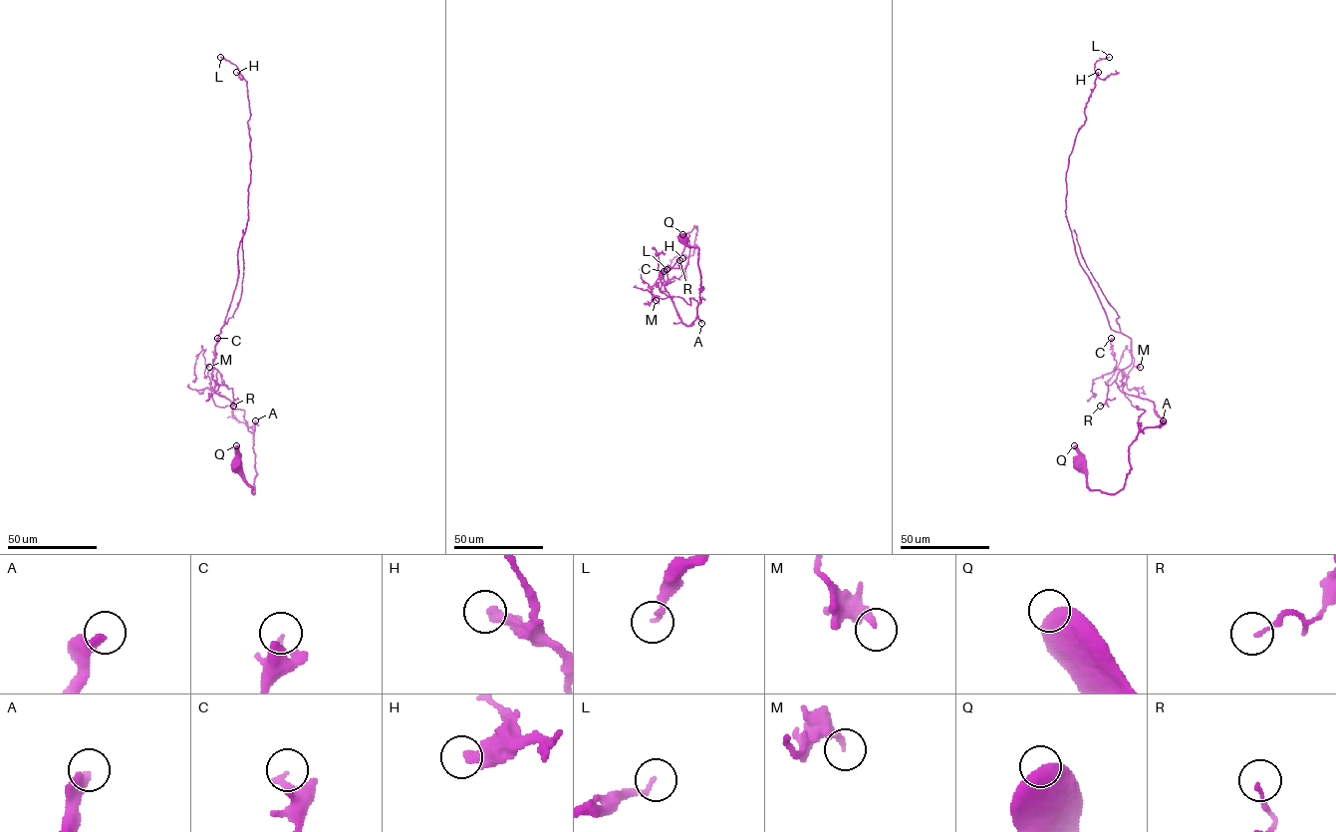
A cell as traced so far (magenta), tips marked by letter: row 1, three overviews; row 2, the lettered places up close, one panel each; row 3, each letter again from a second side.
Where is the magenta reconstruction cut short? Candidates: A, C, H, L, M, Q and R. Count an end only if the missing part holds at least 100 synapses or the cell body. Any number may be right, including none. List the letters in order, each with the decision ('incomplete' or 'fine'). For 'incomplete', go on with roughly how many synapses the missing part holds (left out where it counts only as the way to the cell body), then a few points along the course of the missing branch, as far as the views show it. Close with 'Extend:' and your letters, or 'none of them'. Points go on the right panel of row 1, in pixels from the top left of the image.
A: incomplete; 180 synapses; course (1163, 420), (1158, 395), (1141, 370), (1114, 396), (1090, 383), (1103, 376), (1101, 358), (1111, 353), (1115, 360)
C: fine
H: fine
L: fine
M: fine
Q: fine
R: fine
Extend: A

